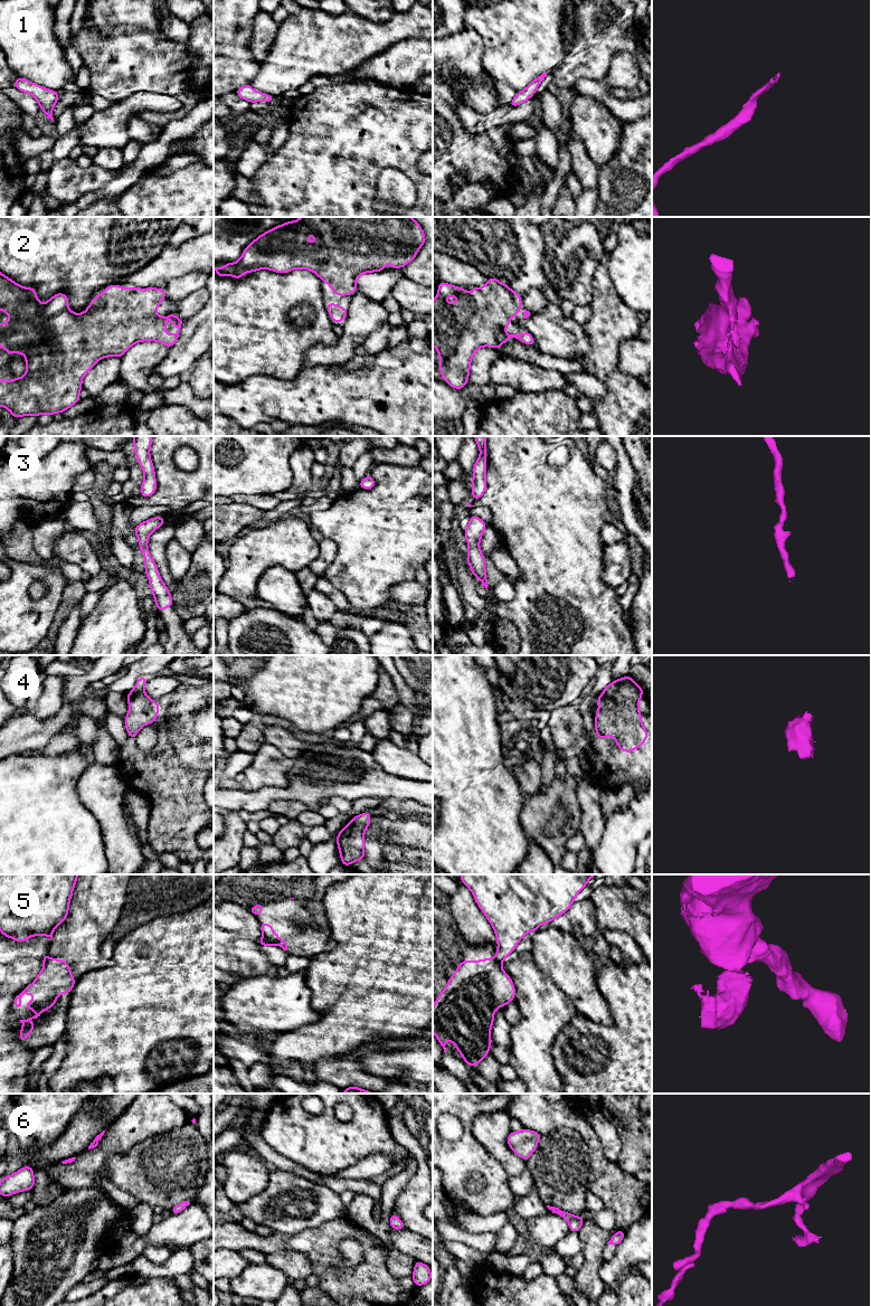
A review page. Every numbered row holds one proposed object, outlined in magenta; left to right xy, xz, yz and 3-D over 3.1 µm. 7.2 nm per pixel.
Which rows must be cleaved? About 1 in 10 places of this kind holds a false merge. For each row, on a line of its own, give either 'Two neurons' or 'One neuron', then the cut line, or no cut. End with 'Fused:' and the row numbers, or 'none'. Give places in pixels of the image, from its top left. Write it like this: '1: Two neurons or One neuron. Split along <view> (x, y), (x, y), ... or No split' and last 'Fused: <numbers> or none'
1: One neuron. No split
2: One neuron. No split
3: One neuron. No split
4: One neuron. No split
5: Two neurons. Split along xz (263, 936), (274, 944)
6: One neuron. No split
Fused: 5

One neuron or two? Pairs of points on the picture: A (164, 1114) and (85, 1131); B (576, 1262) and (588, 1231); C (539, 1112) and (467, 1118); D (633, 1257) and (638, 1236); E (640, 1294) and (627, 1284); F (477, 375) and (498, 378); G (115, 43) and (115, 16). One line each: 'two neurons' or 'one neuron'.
A: two neurons
B: two neurons
C: two neurons
D: one neuron
E: one neuron
F: two neurons
G: two neurons

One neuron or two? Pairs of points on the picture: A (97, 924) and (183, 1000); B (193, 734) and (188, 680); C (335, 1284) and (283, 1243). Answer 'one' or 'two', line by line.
A: two
B: one
C: one

